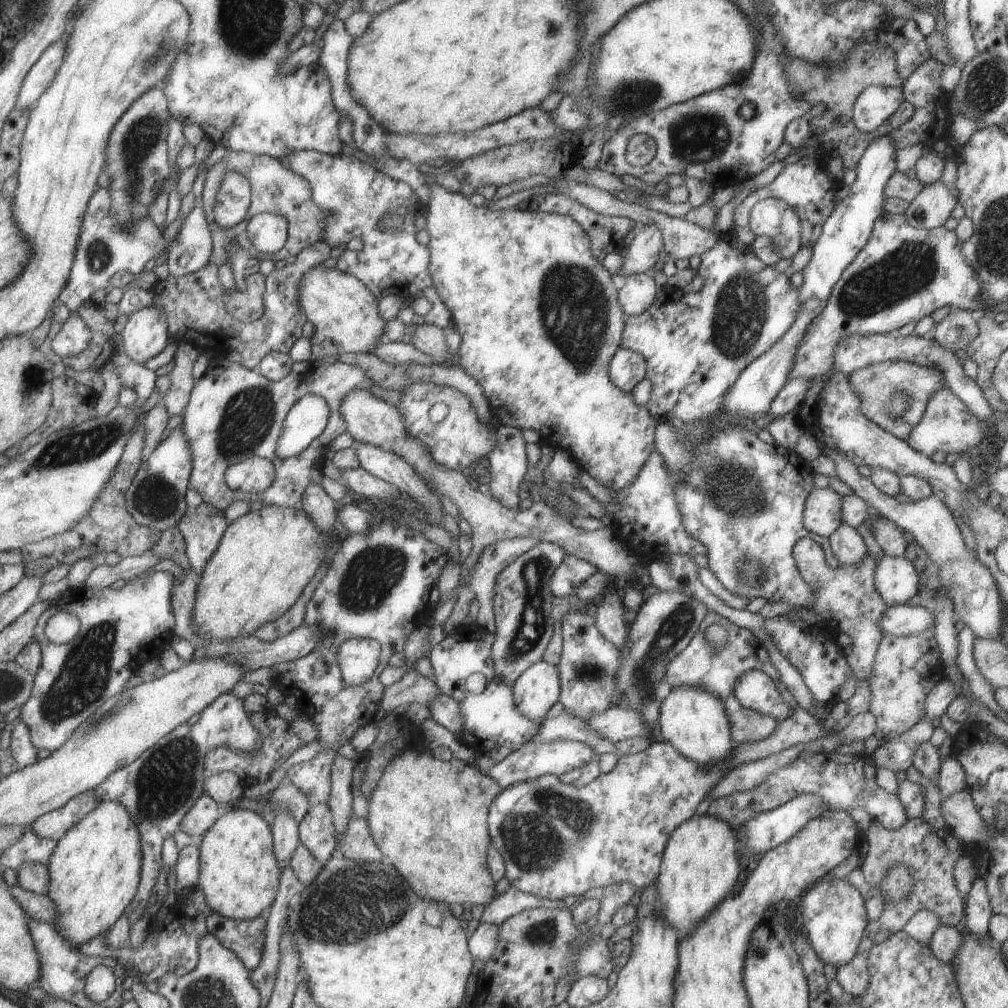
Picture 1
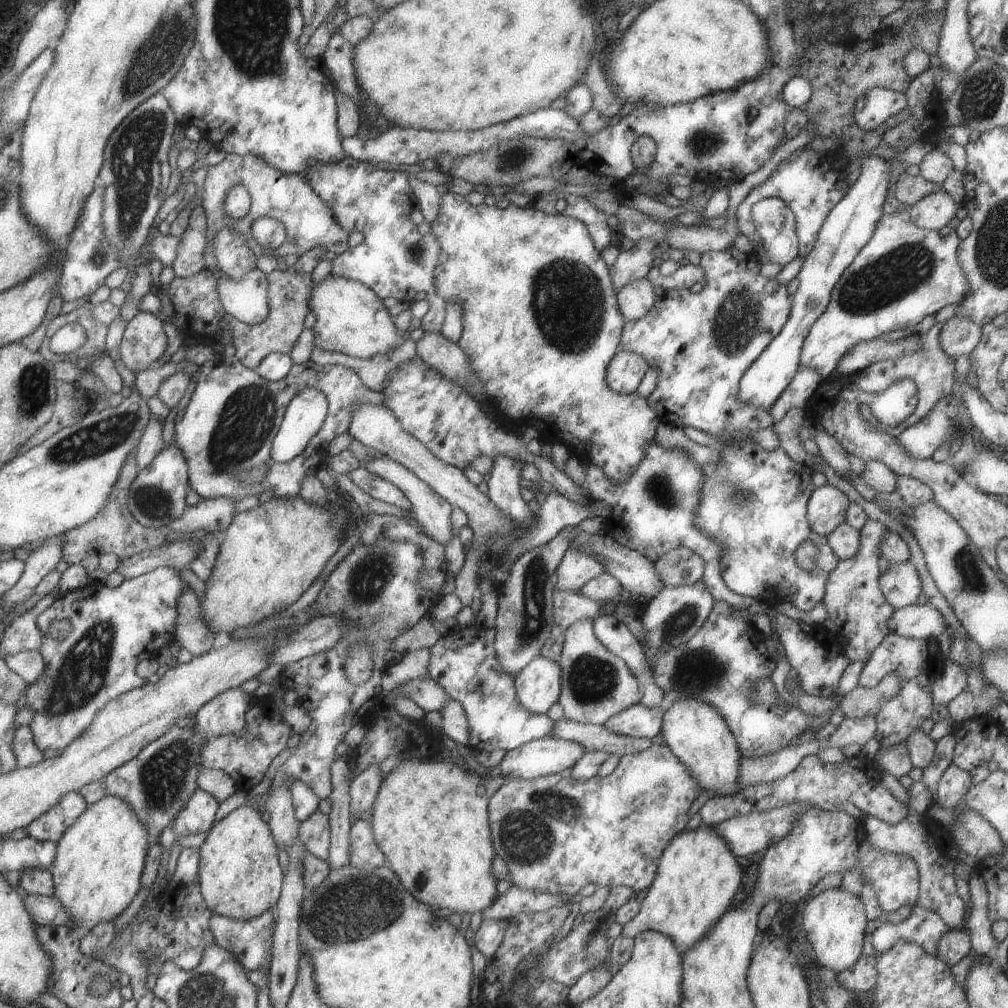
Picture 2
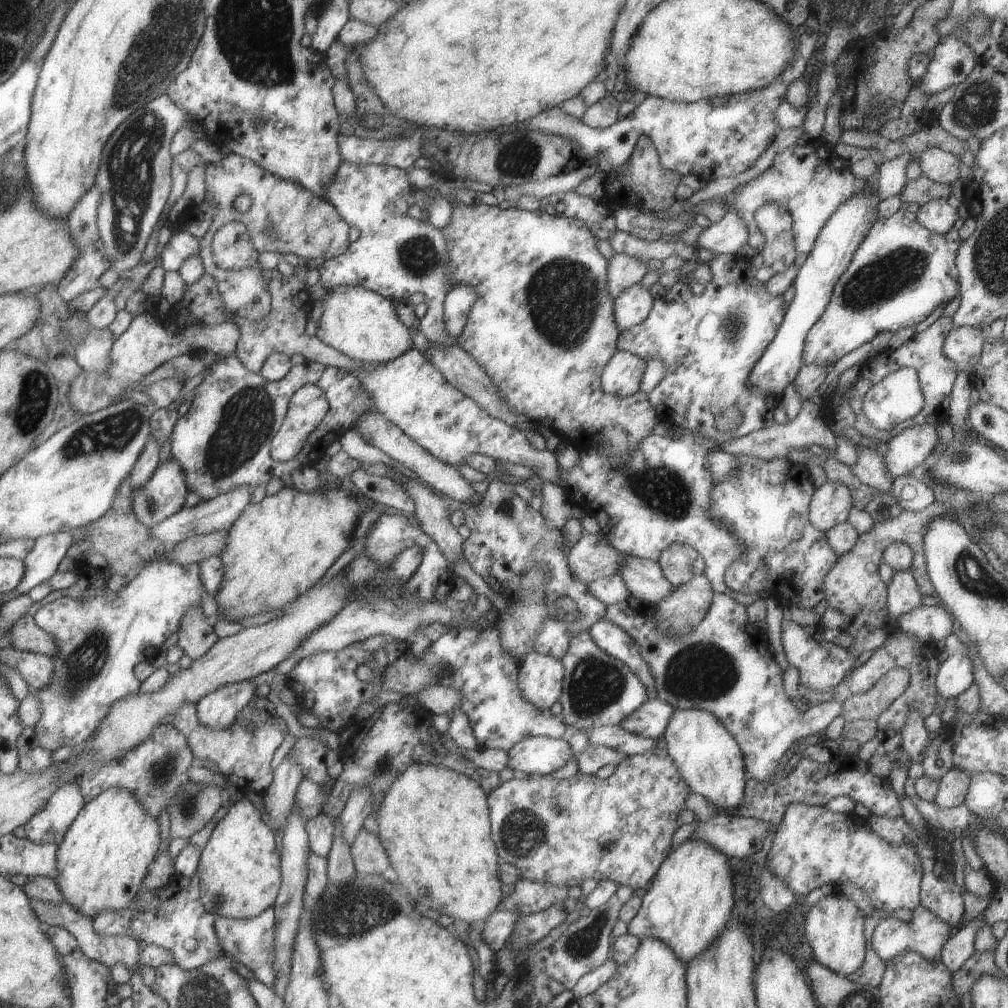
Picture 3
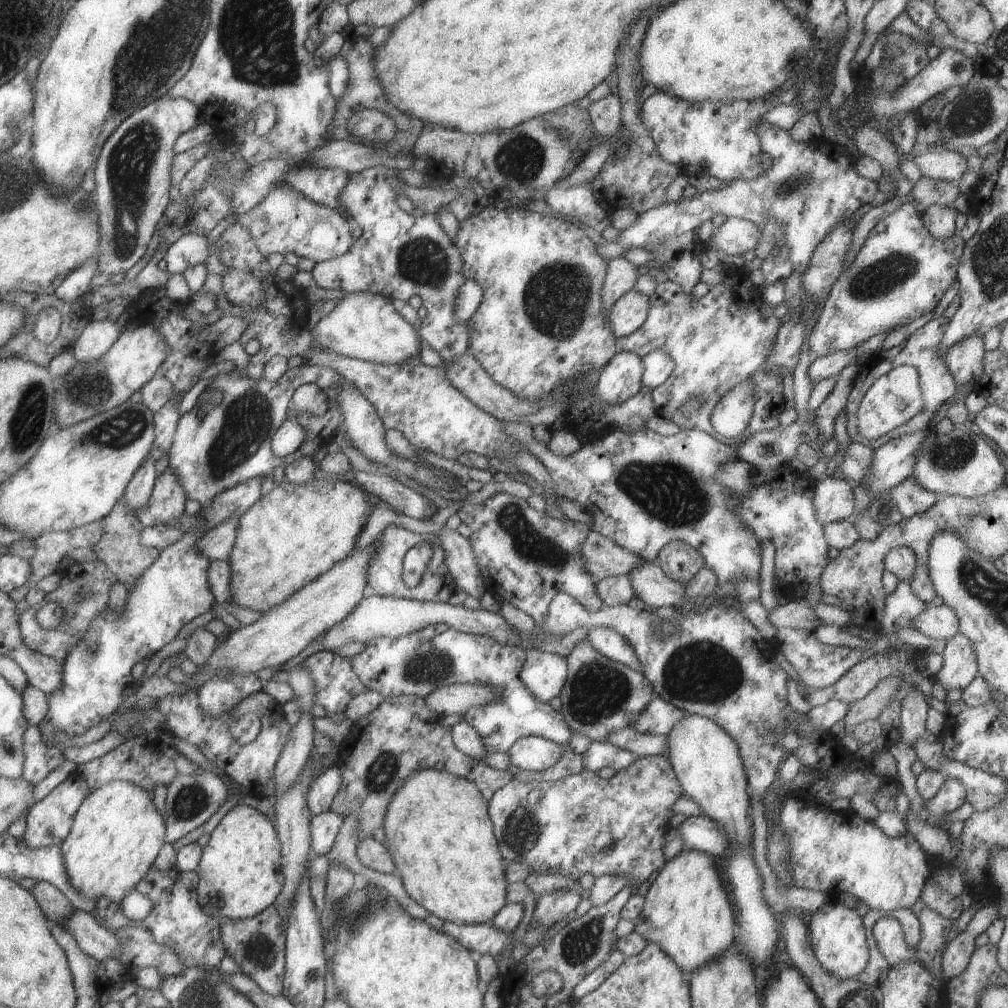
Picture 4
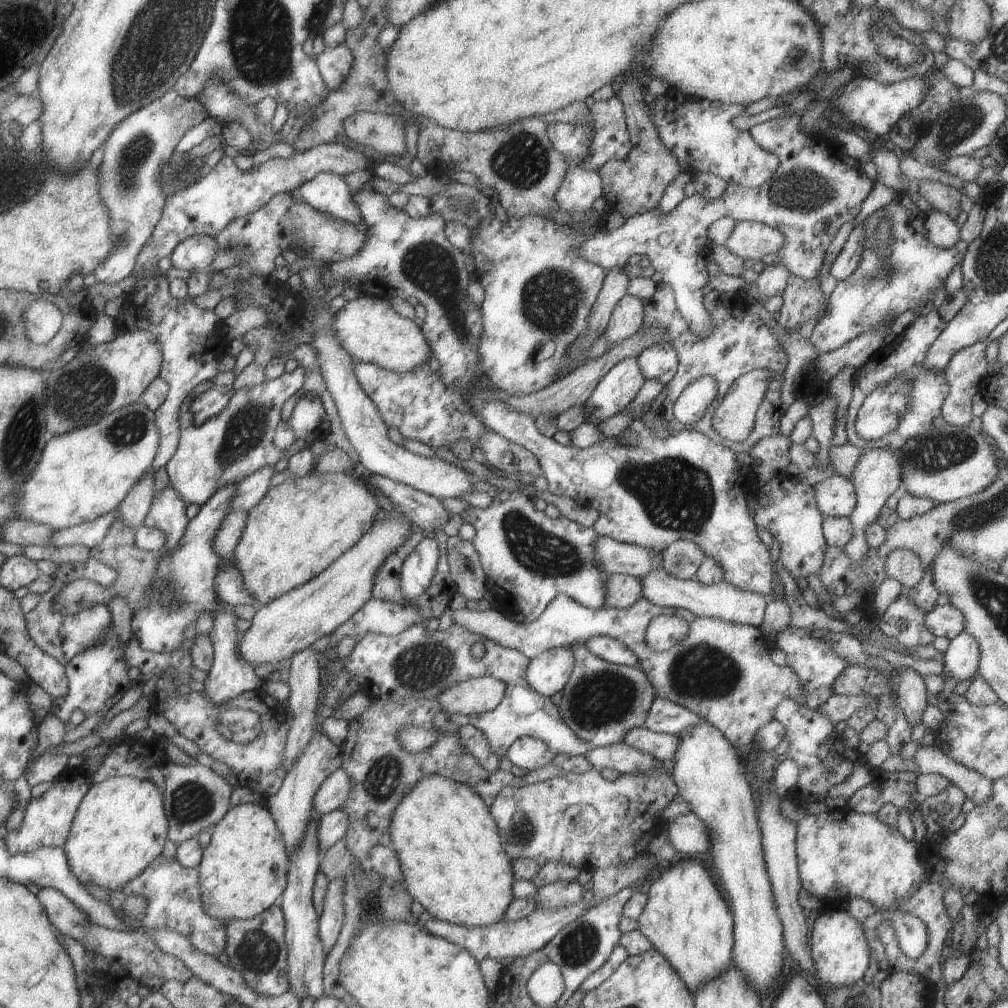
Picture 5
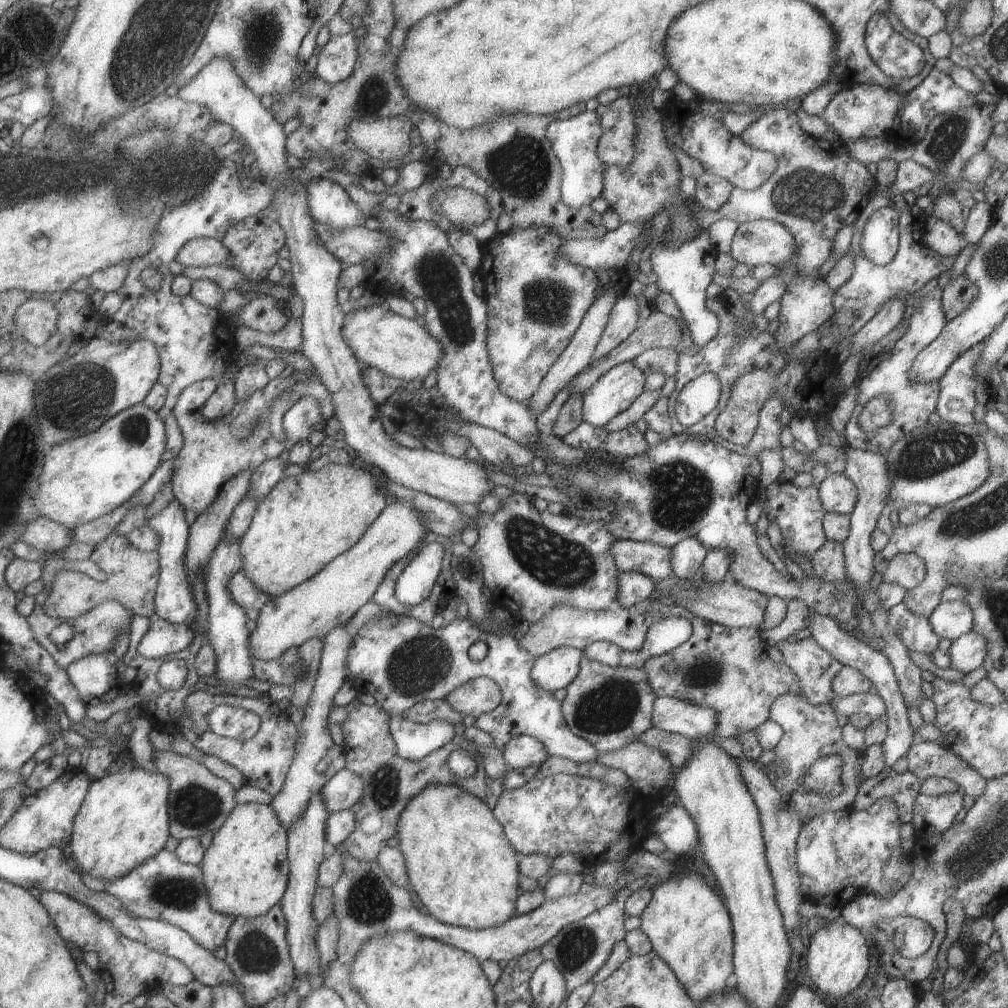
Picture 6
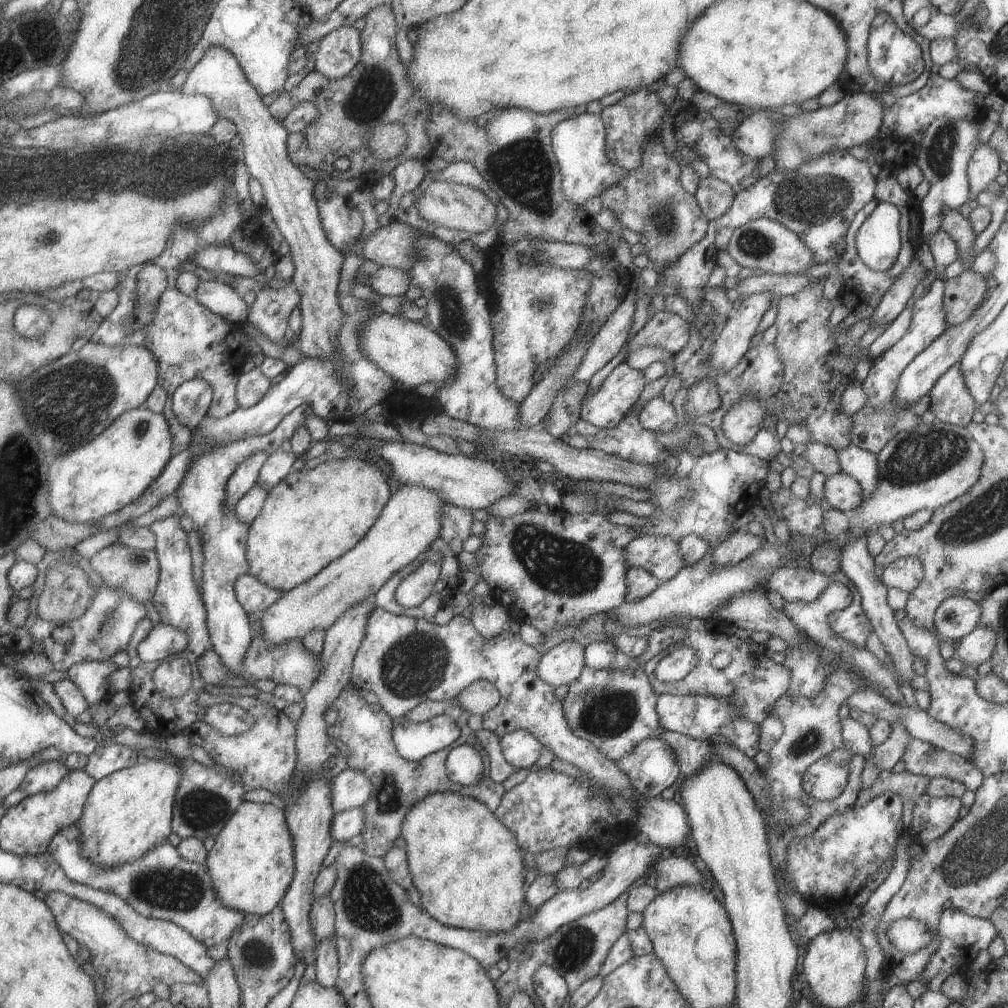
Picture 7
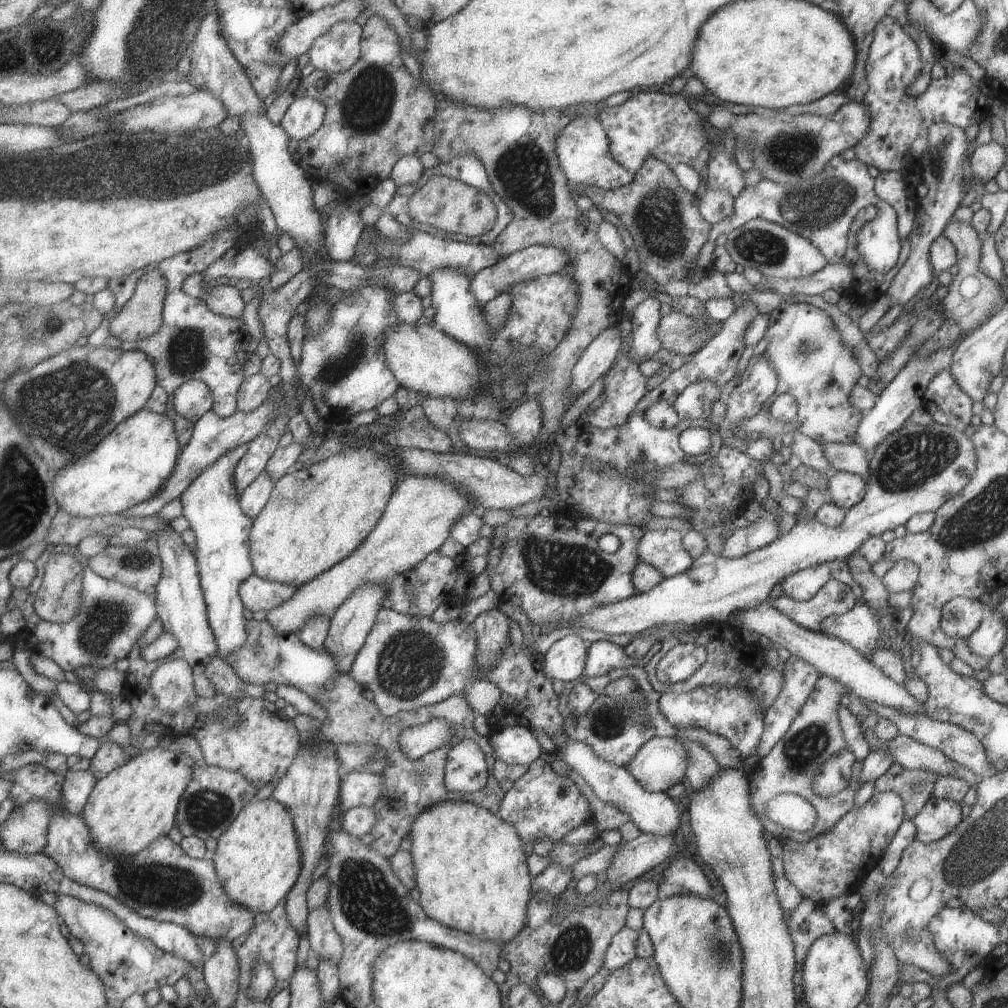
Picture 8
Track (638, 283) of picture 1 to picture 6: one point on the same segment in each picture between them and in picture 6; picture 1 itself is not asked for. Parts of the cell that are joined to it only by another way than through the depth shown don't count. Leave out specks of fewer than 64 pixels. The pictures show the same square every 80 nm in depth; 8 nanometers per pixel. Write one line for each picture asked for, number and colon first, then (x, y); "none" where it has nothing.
2: (634, 299)
3: (631, 305)
4: (628, 312)
5: (627, 315)
6: (622, 320)

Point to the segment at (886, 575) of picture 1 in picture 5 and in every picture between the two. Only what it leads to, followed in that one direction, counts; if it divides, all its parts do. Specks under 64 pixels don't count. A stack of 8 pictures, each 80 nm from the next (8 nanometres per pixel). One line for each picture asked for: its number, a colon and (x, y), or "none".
2: (899, 583)
3: (903, 594)
4: (900, 605)
5: (903, 621)

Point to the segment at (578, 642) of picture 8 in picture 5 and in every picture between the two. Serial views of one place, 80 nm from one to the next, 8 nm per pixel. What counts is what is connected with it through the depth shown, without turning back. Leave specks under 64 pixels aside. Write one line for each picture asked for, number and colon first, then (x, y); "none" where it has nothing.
5: (547, 673)
6: (553, 670)
7: (562, 664)

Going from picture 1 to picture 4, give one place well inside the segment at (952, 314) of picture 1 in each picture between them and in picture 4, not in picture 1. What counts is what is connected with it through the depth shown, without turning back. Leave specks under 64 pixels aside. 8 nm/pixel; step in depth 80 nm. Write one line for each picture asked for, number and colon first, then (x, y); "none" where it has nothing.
2: (958, 335)
3: (962, 344)
4: (964, 358)

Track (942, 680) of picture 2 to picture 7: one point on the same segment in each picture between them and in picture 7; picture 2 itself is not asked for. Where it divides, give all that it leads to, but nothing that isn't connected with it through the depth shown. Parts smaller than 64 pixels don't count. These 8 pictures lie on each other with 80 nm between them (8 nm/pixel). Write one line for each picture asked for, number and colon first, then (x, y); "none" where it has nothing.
3: (954, 675)
4: (959, 667)
5: (960, 659)
6: (967, 651)
7: (974, 648)

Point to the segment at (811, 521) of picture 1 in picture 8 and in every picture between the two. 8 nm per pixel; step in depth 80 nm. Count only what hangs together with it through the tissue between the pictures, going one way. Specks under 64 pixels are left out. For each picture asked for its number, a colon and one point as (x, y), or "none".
2: (826, 506)
3: (829, 505)
4: (832, 498)
5: (835, 496)
6: (837, 494)
7: (840, 491)
8: (845, 489)

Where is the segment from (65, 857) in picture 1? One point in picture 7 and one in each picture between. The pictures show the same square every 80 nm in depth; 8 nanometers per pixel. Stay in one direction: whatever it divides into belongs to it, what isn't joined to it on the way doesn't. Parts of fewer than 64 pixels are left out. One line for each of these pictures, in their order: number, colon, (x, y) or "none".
2: (96, 868)
3: (106, 852)
4: (116, 833)
5: (119, 827)
6: (122, 820)
7: (127, 812)

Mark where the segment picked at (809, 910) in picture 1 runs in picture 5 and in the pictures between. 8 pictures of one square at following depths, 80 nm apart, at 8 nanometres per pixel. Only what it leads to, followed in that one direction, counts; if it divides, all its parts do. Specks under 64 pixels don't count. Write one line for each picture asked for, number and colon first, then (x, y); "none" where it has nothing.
2: (833, 920)
3: (833, 926)
4: (836, 935)
5: (838, 946)

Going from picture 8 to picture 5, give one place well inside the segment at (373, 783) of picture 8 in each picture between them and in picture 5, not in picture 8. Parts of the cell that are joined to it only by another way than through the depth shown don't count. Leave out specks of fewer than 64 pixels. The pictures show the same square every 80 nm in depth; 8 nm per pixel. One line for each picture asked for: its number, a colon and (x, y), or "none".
5: (330, 794)
6: (343, 788)
7: (349, 789)

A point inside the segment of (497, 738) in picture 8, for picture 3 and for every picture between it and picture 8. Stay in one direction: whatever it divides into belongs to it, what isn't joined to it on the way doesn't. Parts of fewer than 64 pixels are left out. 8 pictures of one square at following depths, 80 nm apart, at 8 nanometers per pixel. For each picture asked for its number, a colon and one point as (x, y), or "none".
3: (534, 756)
4: (533, 753)
5: (526, 752)
6: (522, 750)
7: (520, 749)

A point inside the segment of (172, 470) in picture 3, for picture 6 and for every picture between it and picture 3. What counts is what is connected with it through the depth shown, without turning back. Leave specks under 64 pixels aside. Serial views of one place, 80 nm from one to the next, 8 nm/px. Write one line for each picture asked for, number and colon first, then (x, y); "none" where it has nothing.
4: (165, 503)
5: (166, 512)
6: (173, 601)

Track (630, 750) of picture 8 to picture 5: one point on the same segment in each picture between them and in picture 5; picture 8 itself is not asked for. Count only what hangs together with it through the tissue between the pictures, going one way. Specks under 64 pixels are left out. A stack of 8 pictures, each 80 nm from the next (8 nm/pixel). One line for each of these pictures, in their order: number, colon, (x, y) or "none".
5: (600, 702)
6: (608, 707)
7: (613, 709)

